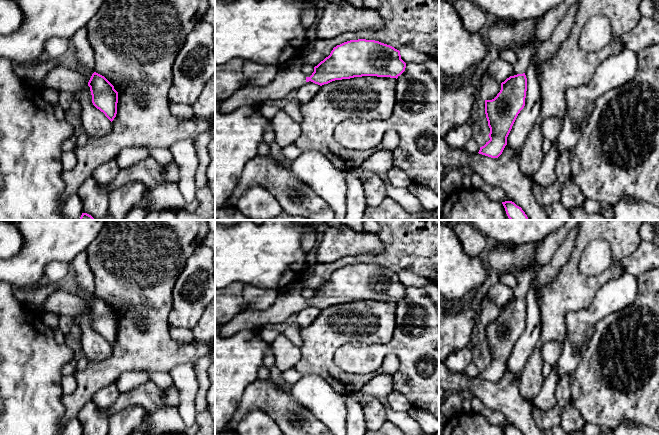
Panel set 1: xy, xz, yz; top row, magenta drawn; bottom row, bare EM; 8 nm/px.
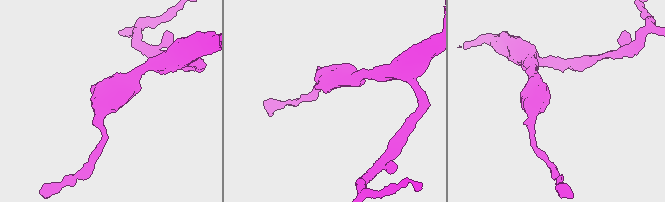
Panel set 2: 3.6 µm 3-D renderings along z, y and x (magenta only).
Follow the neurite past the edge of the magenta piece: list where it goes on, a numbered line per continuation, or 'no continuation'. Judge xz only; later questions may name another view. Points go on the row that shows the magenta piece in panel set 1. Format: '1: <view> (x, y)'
1: xz (290, 77)

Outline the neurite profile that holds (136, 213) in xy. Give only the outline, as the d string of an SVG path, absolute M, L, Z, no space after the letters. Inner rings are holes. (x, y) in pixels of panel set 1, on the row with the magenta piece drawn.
M133 208L125 217L124 220L144 220L147 211L142 208Z

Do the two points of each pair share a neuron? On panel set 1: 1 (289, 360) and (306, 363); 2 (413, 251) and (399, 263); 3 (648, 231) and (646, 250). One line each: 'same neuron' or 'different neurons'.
1: different neurons
2: same neuron
3: different neurons

